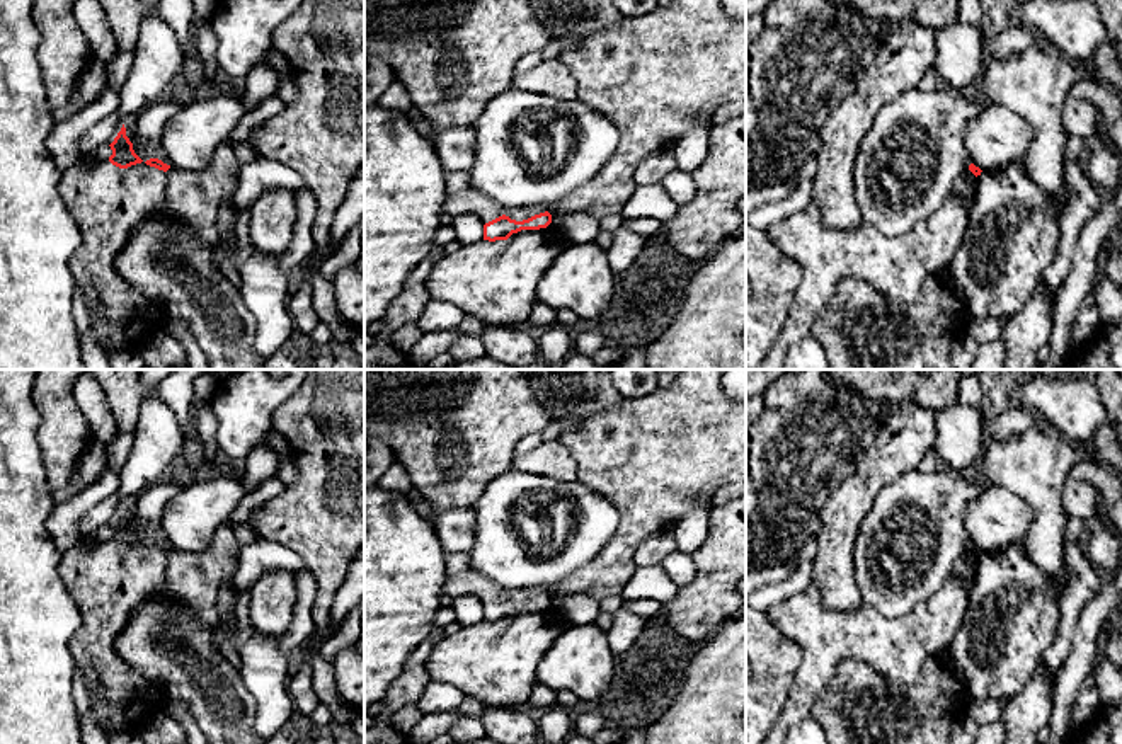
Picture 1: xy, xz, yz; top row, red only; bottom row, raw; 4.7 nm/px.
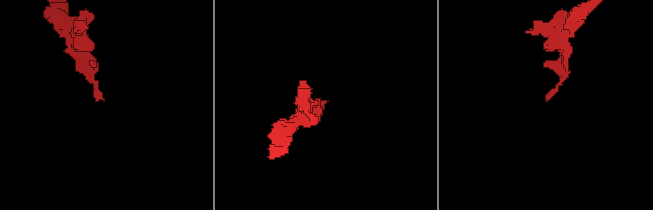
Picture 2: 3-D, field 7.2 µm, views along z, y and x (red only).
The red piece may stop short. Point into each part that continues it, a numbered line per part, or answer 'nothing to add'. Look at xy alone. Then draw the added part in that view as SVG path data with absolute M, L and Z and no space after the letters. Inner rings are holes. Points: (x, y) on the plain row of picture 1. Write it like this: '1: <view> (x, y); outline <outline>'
1: xy (108, 584); outline M102 541L63 550L60 575L82 615L70 650L89 691L90 712L107 735L138 730L169 701L116 649L135 610L165 589L165 569L167 553L146 545L119 550Z

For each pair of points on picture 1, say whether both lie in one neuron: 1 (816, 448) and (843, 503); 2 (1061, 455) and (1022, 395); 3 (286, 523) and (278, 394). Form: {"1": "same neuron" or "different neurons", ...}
{"1": "different neurons", "2": "different neurons", "3": "different neurons"}

